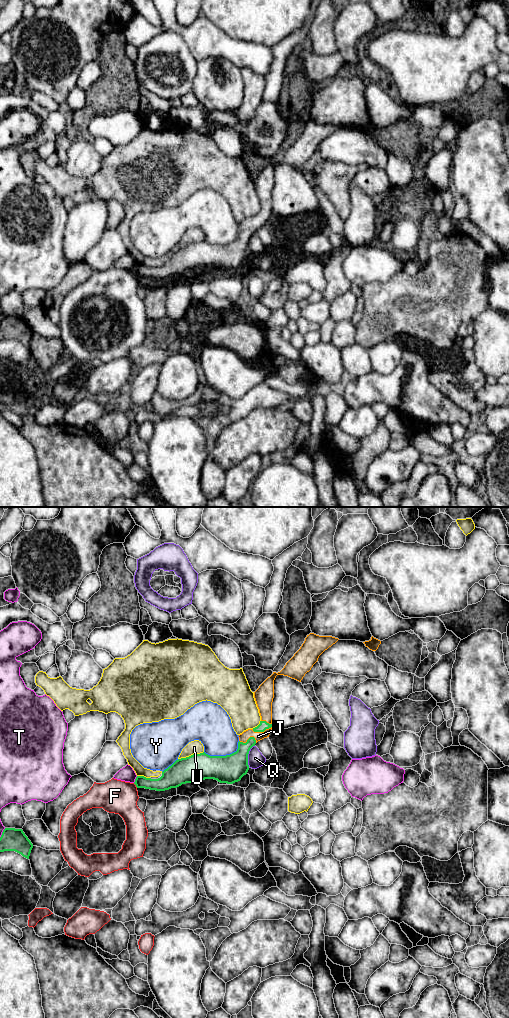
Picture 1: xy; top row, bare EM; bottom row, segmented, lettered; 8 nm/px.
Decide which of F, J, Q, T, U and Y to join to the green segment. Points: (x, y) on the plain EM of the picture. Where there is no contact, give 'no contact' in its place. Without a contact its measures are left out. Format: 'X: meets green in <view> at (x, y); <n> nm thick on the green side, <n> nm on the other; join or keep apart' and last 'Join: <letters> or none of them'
F: meets green in xy at (135, 272); 120 nm thick on the green side, 280 nm on the other; keep apart
J: meets green in xy at (247, 228); 220 nm thick on the green side, 70 nm on the other; join
Q: meets green in xy at (247, 244); 220 nm thick on the green side, 130 nm on the other; keep apart
T: meets green in xy at (135, 267); 120 nm thick on the green side, 120 nm on the other; keep apart
U: meets green in xy at (191, 243); 220 nm thick on the green side, 110 nm on the other; keep apart
Y: meets green in xy at (224, 244); 220 nm thick on the green side, 300 nm on the other; keep apart
Join: J

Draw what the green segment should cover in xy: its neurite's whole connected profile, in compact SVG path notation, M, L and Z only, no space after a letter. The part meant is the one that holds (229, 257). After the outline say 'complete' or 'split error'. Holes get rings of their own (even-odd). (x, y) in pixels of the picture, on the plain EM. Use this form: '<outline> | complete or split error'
M310 121L284 156L268 165L254 180L254 186L261 204L260 212L240 222L238 237L226 244L210 244L205 240L176 248L162 260L158 267L137 264L137 276L165 279L182 272L214 267L220 271L233 272L241 268L249 258L248 242L255 232L269 225L272 220L272 190L274 168L277 163L288 164L299 170L318 149L319 144L339 127Z | split error

